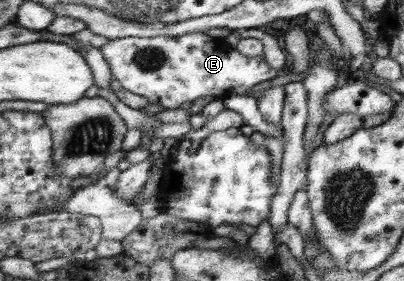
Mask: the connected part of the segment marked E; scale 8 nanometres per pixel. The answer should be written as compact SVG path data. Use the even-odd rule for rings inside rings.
M192 32L183 36L156 36L153 38L115 38L104 44L100 51L109 63L110 72L125 90L147 98L150 104L159 104L165 110L179 109L181 104L215 96L216 99L226 99L231 96L253 96L256 99L262 92L248 93L253 86L267 82L277 76L277 71L265 61L264 57L248 57L236 48L231 47L224 38L217 38L204 32Z

